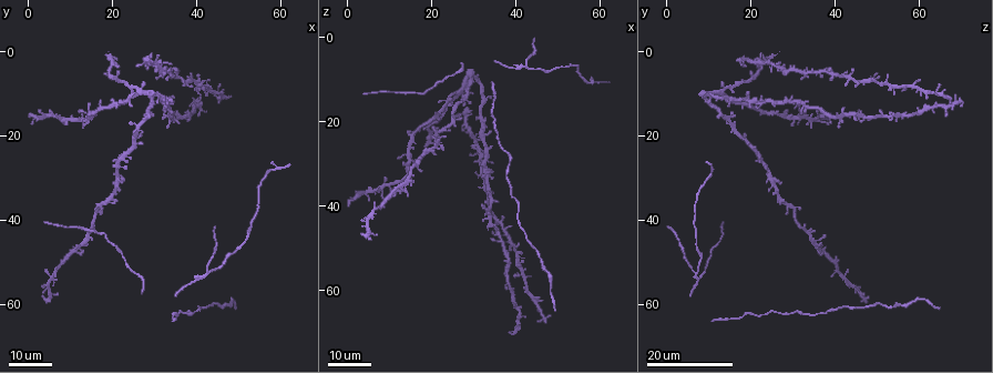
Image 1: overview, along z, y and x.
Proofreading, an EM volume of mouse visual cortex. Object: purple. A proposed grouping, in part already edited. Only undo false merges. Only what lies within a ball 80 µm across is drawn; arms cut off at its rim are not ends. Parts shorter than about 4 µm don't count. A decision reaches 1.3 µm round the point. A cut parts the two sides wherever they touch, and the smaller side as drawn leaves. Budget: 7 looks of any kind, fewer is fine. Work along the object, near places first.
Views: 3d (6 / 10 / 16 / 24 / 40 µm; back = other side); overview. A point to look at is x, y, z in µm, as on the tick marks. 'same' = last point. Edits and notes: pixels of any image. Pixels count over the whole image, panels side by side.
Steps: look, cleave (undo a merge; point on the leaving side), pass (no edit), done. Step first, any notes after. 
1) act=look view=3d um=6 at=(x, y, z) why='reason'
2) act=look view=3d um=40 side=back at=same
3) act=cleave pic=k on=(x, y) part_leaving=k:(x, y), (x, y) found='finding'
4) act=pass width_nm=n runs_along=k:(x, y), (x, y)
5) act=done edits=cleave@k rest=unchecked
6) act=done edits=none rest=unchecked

act=look view=3d um=16 at=(41.0, 13.5, 66.0)

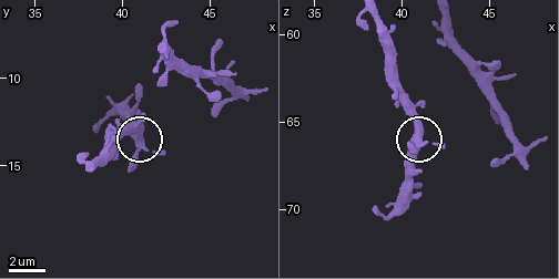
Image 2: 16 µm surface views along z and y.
act=look view=3d um=10 at=(41.0, 13.8, 66.3)

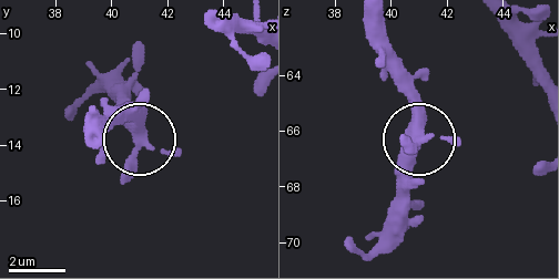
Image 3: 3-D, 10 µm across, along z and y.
act=pass arms=3 found='continuous, no second cell'

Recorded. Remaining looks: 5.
act=look view=3d um=16 at=(27.5, 16.5, 14.5) why='a narrow waist'

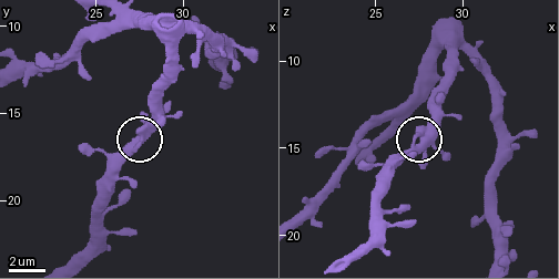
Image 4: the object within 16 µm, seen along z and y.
act=look view=3d um=6 at=(27.3, 16.9, 14.4)

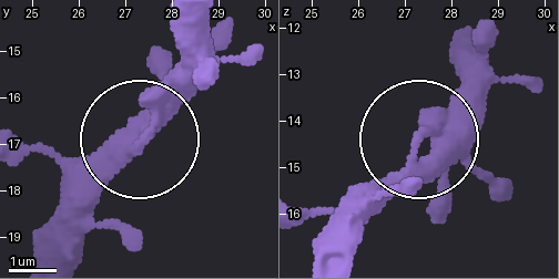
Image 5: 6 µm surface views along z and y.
act=pass width_nm=390 runs_along=5:(181, 83), (82, 206) found='one cell here'

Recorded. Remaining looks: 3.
act=look view=3d um=24 at=(18.5, 44.0, 13.0)

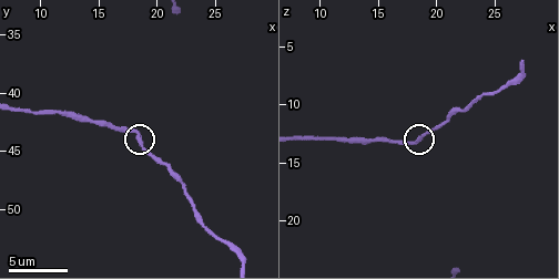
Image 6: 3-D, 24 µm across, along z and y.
act=look view=3d um=6 at=(18.0, 43.2, 13.0) why='zoom in'

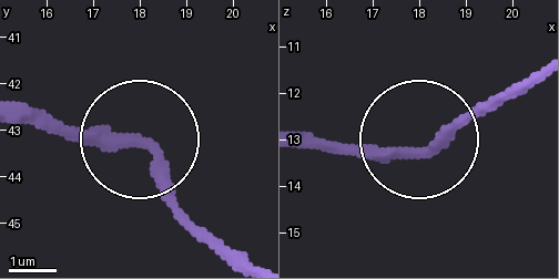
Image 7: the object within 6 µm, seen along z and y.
act=pass found='all the same cell'

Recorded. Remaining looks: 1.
act=done edits=none rest=unchecked

